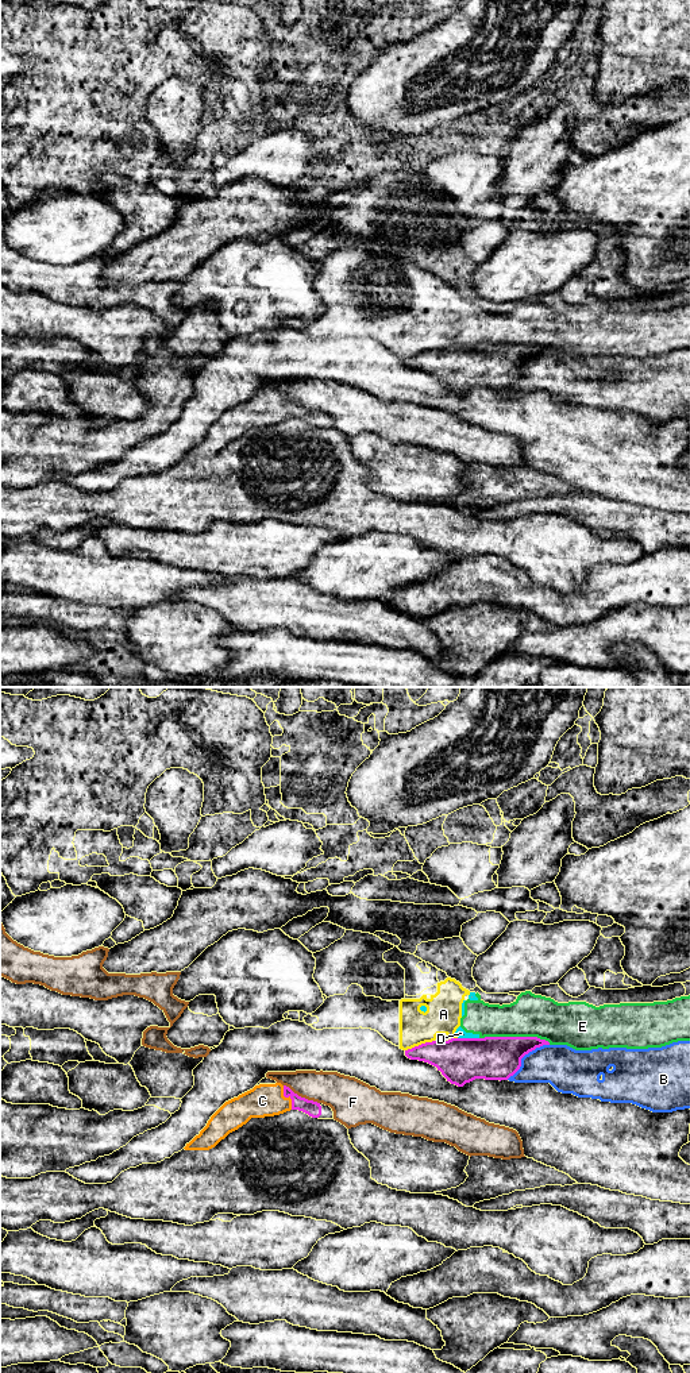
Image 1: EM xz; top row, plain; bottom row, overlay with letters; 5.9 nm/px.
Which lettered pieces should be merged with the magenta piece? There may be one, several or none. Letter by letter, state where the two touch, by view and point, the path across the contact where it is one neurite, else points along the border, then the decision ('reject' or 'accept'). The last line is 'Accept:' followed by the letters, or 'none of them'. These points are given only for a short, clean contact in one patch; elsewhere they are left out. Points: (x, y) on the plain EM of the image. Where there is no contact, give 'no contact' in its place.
A: xz (419, 354) | along xz (434, 348), (405, 359) | reject
B: xz (524, 363) | reject
C: xz (288, 405) | across xz (313, 417), (293, 411), (288, 405), (262, 409) | accept
D: xz (469, 347) | reject
E: xz (515, 346) | reject
F: xz (300, 405) | reject
Accept: C

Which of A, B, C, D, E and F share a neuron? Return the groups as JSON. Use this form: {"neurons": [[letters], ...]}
{"neurons": [["A", "D", "E"], ["B"], ["C"], ["F"]]}

